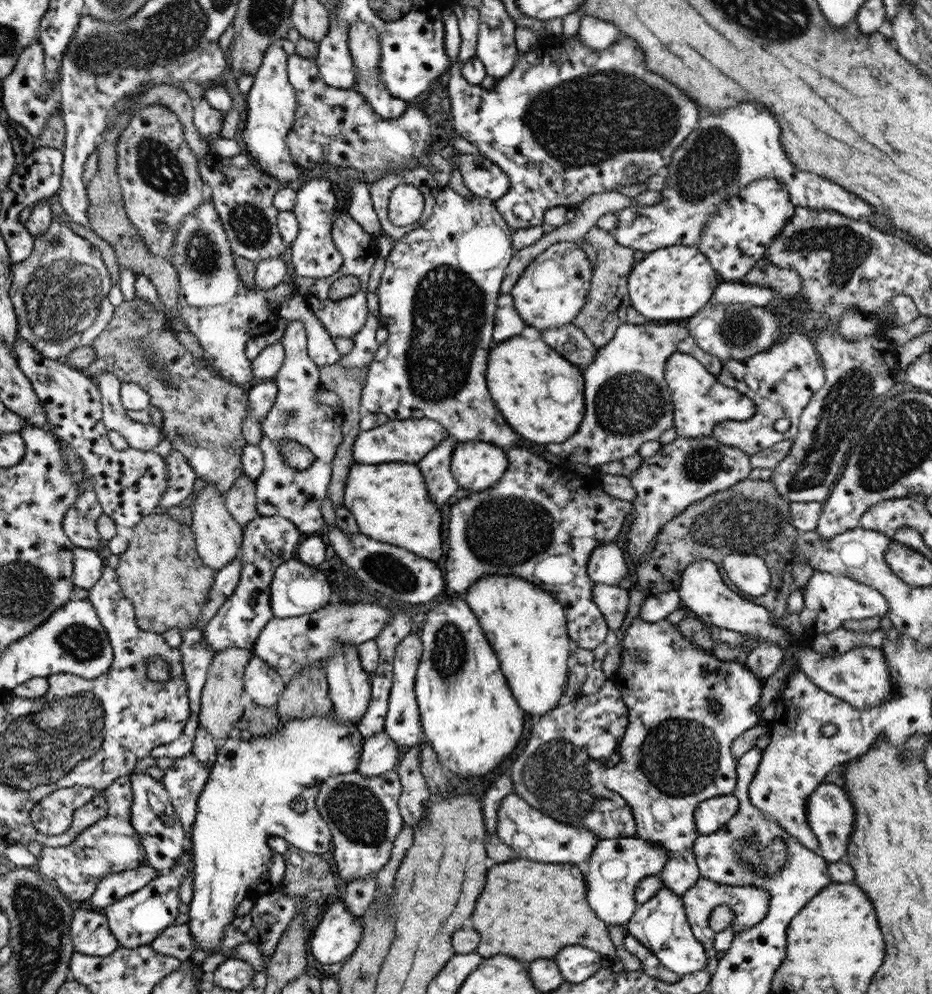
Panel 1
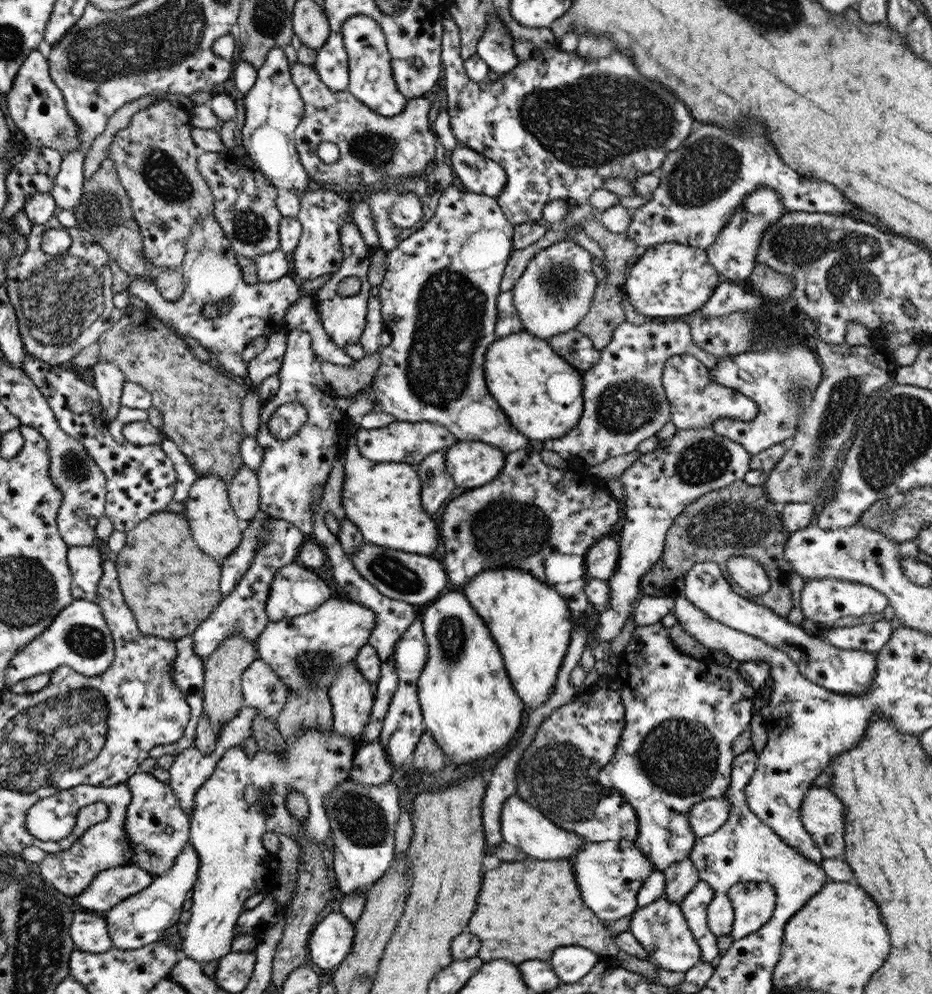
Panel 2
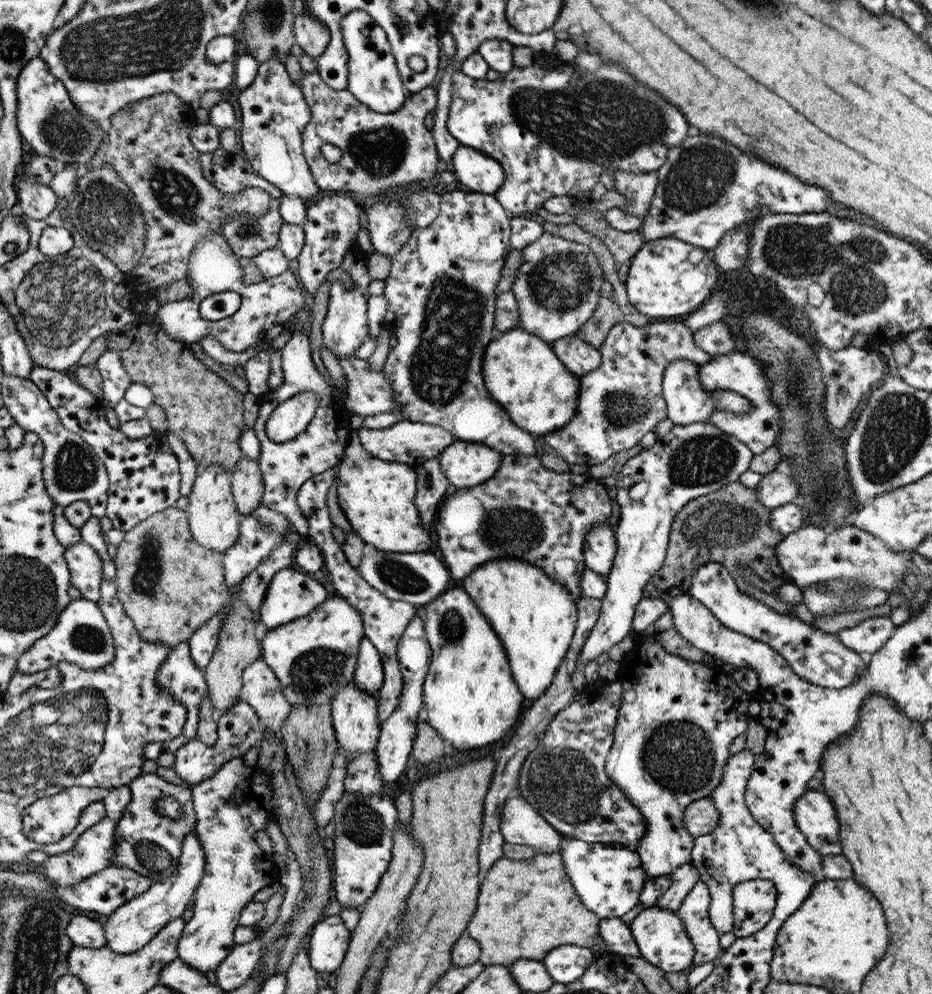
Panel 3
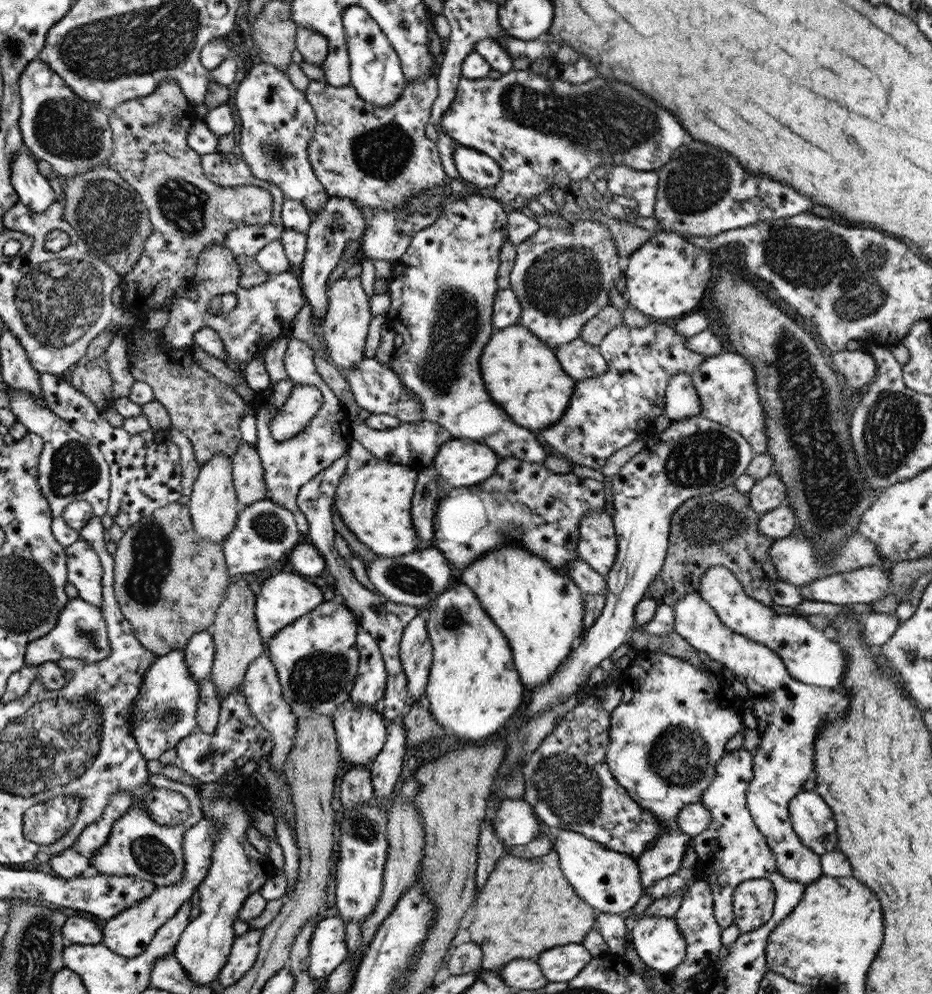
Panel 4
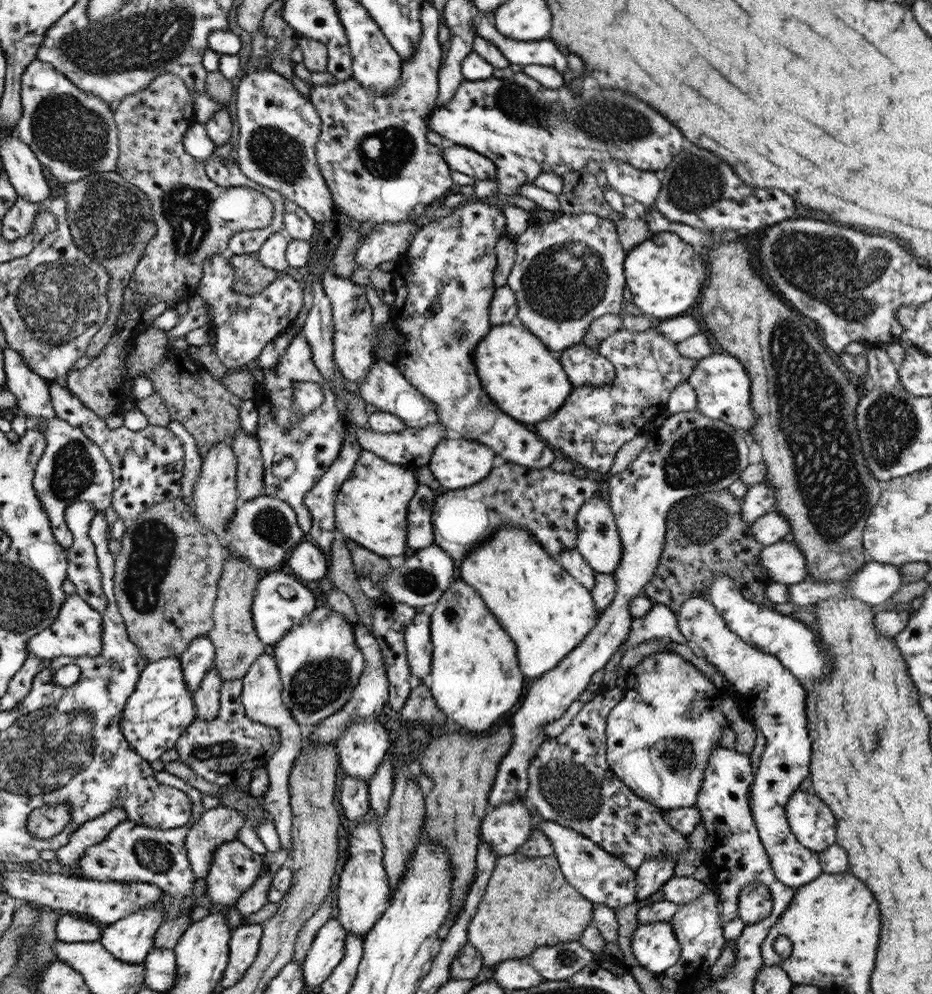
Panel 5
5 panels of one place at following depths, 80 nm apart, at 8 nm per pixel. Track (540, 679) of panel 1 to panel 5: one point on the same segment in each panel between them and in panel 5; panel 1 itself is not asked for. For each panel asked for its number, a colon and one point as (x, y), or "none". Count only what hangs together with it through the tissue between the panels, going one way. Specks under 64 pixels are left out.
2: (530, 622)
3: (533, 615)
4: (539, 611)
5: (547, 613)

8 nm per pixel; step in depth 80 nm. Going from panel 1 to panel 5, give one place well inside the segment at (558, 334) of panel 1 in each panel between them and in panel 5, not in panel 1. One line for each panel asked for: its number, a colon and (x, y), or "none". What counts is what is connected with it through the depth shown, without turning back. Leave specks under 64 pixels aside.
2: (574, 346)
3: (579, 355)
4: (580, 360)
5: (584, 365)

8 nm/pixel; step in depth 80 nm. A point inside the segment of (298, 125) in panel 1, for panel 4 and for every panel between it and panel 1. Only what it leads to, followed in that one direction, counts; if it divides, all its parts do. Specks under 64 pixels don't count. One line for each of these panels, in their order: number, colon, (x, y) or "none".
2: (374, 148)
3: (380, 152)
4: (381, 158)

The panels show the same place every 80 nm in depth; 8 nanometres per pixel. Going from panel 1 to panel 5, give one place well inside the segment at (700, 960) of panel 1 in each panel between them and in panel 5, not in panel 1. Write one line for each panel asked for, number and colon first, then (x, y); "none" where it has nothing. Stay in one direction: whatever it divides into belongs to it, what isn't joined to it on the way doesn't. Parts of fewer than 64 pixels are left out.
2: (660, 927)
3: (660, 935)
4: (657, 940)
5: (655, 947)

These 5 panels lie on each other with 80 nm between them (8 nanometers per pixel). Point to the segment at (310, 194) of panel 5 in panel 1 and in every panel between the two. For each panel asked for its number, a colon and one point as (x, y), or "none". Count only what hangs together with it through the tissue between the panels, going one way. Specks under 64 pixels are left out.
1: (272, 100)
2: (274, 106)
3: (275, 111)
4: (278, 122)

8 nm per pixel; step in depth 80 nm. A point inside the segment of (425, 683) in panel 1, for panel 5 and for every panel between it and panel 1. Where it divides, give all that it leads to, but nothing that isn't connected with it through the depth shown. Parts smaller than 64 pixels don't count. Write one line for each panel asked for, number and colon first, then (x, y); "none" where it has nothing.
2: (470, 708)
3: (470, 698)
4: (473, 689)
5: (476, 678)

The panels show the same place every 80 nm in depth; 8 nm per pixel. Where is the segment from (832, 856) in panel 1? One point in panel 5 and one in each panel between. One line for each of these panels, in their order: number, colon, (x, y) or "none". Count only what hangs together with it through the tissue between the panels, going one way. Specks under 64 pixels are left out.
2: (822, 812)
3: (814, 814)
4: (812, 820)
5: (810, 820)

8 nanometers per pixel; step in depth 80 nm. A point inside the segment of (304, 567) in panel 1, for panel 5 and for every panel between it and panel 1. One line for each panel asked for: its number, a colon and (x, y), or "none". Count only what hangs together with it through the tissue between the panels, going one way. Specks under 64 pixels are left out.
2: (295, 591)
3: (291, 595)
4: (284, 598)
5: (281, 602)

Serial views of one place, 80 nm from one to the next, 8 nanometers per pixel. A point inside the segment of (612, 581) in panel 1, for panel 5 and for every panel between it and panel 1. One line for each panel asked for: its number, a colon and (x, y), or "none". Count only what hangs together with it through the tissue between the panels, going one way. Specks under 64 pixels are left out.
2: (601, 560)
3: (600, 545)
4: (597, 545)
5: (598, 539)

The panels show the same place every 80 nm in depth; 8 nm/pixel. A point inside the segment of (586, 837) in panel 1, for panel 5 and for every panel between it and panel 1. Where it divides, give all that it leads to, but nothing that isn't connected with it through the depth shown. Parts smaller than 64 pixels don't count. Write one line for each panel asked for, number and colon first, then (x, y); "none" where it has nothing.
2: (522, 826)
3: (521, 824)
4: (515, 823)
5: (508, 826)

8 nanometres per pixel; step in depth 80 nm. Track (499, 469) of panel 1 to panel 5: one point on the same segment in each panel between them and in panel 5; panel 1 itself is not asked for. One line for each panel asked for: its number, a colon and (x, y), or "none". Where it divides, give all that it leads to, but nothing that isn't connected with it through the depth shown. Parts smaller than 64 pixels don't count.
2: (472, 464)
3: (466, 464)
4: (461, 462)
5: (456, 464)

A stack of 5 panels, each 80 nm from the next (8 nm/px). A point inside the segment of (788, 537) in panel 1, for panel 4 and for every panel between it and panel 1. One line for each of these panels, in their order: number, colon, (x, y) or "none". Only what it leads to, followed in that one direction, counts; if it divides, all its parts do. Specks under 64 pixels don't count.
2: (738, 520)
3: (729, 526)
4: (720, 529)

